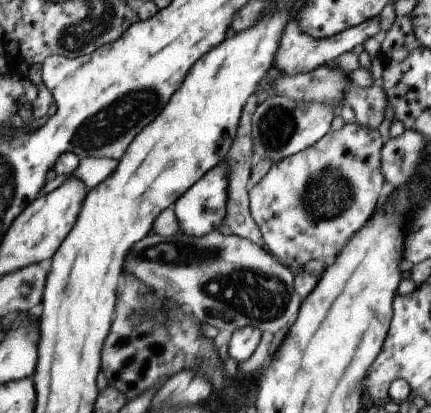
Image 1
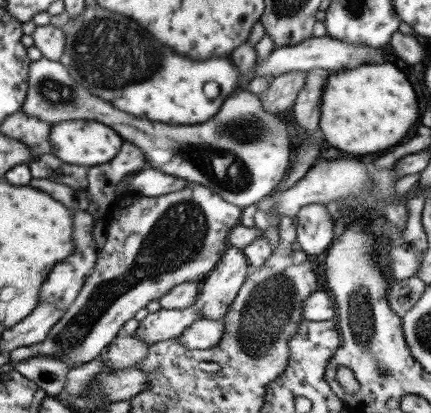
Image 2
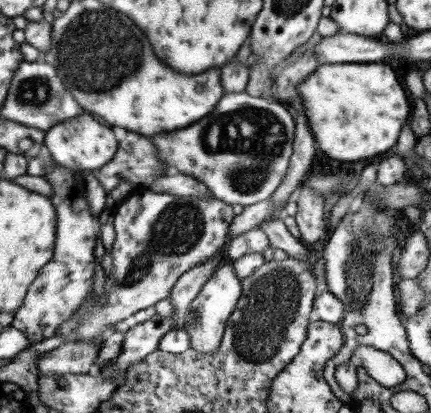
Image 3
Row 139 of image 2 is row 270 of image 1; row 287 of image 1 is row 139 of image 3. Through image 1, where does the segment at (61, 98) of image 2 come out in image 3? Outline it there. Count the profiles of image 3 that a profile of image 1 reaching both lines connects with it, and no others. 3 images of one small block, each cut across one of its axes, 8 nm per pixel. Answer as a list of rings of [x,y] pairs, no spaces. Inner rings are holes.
[[[223,92],[221,100],[217,102],[215,110],[201,118],[199,122],[173,132],[161,132],[151,136],[151,144],[155,144],[159,162],[163,168],[173,168],[169,174],[185,174],[201,182],[209,194],[229,206],[241,204],[243,208],[253,206],[261,200],[267,200],[281,184],[287,174],[289,158],[293,154],[293,140],[295,140],[295,118],[293,110],[275,102],[275,100],[261,100],[257,96],[243,92]]]

